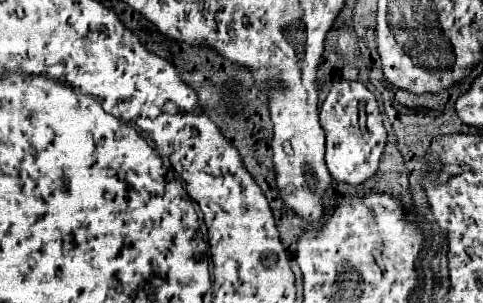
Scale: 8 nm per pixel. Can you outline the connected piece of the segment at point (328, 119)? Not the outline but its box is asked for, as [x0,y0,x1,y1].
[320,82,386,186]

